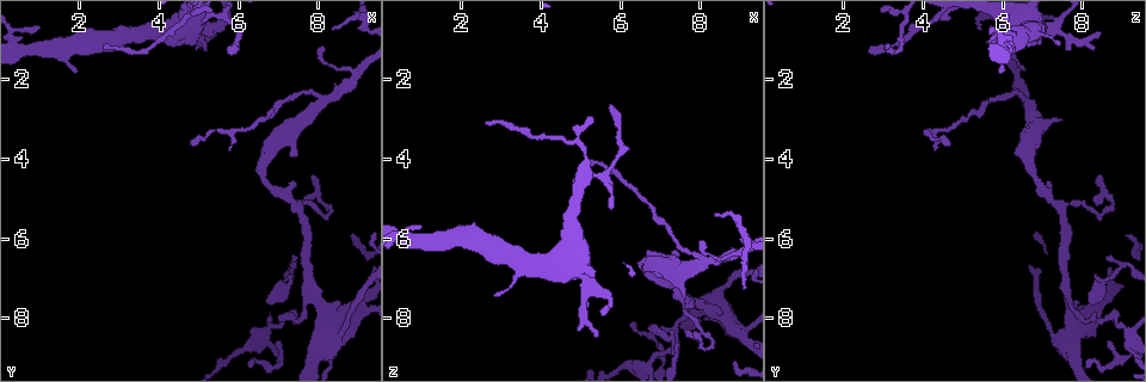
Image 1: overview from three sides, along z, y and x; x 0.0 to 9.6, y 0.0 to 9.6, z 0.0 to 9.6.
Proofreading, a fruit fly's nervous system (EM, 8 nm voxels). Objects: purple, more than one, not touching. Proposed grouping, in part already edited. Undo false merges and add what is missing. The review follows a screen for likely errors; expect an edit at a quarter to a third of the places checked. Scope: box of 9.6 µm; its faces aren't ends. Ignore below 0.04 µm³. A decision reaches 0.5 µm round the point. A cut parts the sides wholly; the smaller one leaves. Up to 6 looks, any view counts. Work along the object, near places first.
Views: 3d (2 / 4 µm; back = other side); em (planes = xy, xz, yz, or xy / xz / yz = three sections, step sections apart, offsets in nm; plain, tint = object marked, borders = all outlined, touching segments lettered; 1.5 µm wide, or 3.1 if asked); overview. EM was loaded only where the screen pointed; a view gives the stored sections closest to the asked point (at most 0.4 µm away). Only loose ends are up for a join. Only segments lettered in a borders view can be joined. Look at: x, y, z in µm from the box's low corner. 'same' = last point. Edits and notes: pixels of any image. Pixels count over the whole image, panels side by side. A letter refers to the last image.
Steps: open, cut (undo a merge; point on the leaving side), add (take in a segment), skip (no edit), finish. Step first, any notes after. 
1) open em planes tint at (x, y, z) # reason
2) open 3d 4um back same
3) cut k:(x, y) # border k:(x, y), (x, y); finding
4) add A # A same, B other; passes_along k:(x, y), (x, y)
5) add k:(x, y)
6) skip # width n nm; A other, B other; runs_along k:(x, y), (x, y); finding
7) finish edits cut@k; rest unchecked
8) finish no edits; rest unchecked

open 3d 2um at (7.30, 3.85, 6.30) # an open end

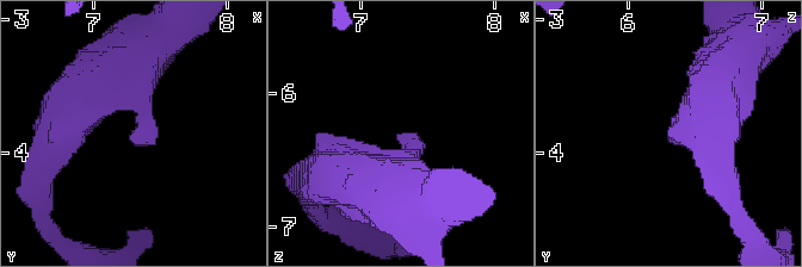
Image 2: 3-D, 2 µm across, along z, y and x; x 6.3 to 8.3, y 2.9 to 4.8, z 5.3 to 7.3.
open em planes borders at (7.28, 3.90, 6.32)

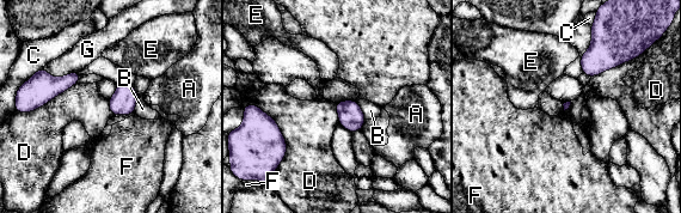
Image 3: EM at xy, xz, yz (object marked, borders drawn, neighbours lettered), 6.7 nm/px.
skip # A other, B other, C other, D other, E other, F other, G other; border 3:(255, 103), (286, 141), (278, 164); no lettered segment goes on from it

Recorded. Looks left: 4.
open em planes tint at (8.90, 7.80, 8.30)

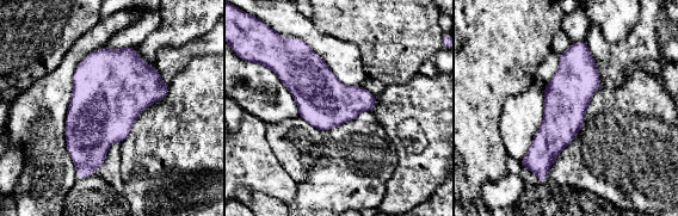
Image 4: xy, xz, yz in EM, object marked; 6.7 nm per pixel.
open em planes borders same

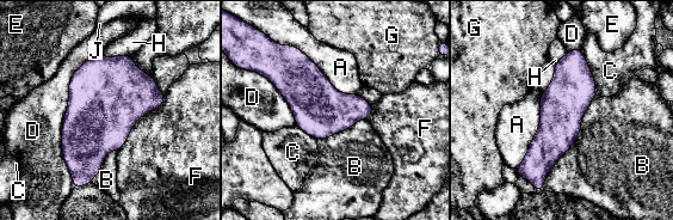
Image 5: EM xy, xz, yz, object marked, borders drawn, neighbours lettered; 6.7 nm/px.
skip # width 300 nm; A other, B other, C other, D other, E other, F other, G other, H other, J other; border 5:(581, 48), (594, 81), (596, 93); one neuron here

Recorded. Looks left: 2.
finish no edits; rest unchecked

